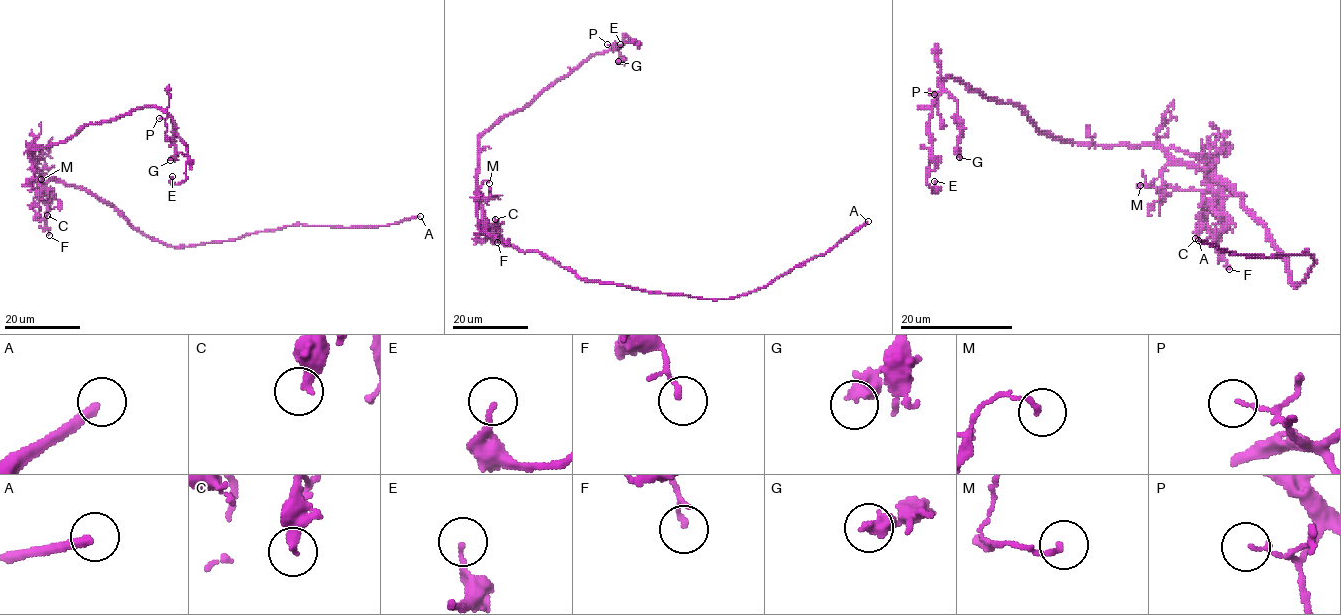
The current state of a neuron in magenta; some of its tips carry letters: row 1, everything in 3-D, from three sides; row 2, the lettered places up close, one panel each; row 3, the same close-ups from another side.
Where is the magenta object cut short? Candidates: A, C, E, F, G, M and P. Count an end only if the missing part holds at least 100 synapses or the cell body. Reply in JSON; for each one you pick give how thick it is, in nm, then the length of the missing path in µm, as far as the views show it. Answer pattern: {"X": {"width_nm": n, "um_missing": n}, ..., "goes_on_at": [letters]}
{"A": {"width_nm": 280, "um_missing": 90}, "goes_on_at": ["A"]}

